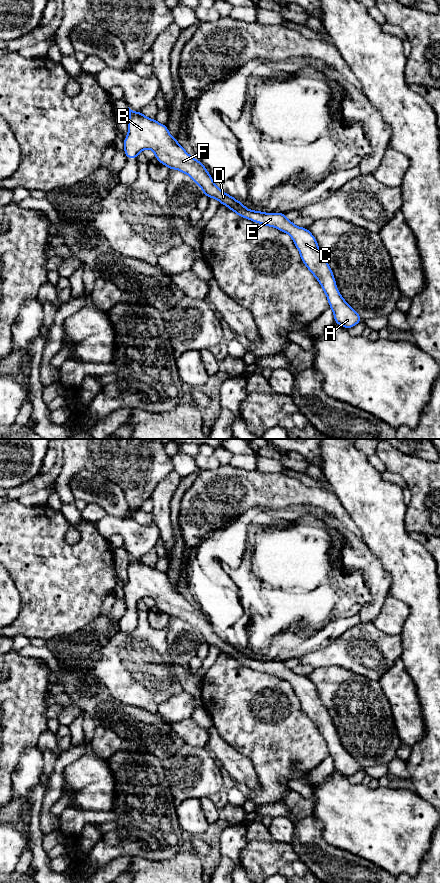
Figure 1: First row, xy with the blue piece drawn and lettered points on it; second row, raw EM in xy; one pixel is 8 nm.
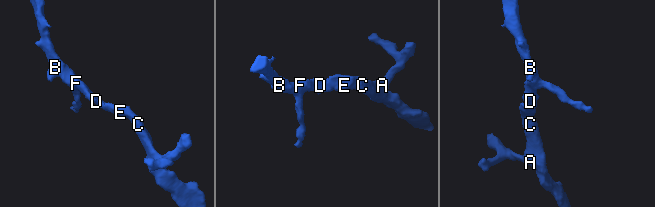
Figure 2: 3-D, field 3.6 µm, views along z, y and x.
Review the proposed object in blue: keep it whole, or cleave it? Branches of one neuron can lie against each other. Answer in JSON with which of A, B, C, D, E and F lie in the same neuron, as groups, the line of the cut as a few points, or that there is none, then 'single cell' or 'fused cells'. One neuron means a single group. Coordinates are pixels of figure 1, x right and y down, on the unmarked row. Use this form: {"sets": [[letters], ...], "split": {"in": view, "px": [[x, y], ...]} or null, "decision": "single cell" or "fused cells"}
{"sets": [["A", "B", "C", "D", "E", "F"]], "split": null, "decision": "single cell"}

